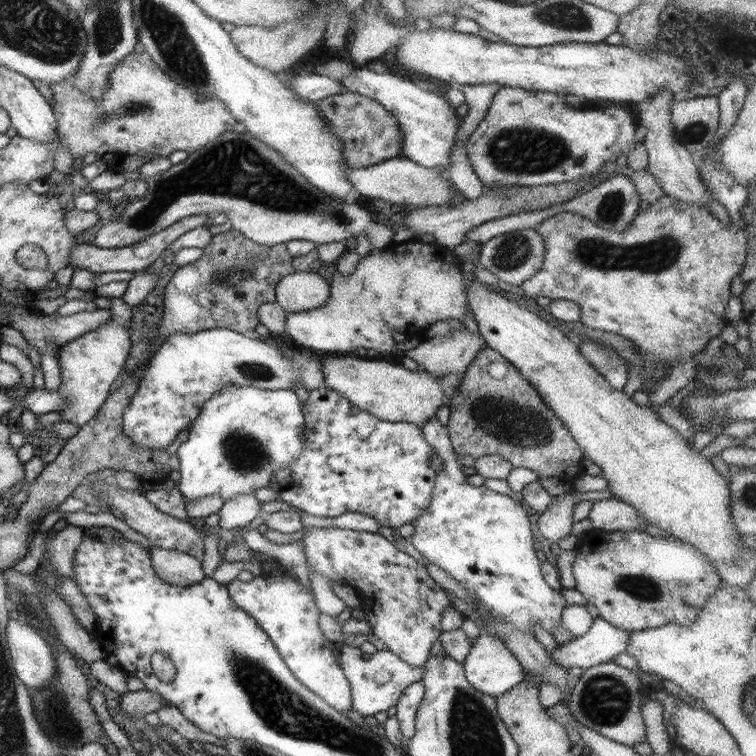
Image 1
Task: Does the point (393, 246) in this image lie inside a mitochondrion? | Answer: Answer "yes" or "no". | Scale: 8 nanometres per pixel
no

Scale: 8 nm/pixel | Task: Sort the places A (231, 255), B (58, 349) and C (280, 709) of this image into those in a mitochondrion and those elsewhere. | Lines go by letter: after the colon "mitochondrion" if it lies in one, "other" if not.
A: other
B: other
C: mitochondrion

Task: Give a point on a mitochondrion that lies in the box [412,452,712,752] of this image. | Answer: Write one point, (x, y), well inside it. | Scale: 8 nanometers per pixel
(604, 699)

